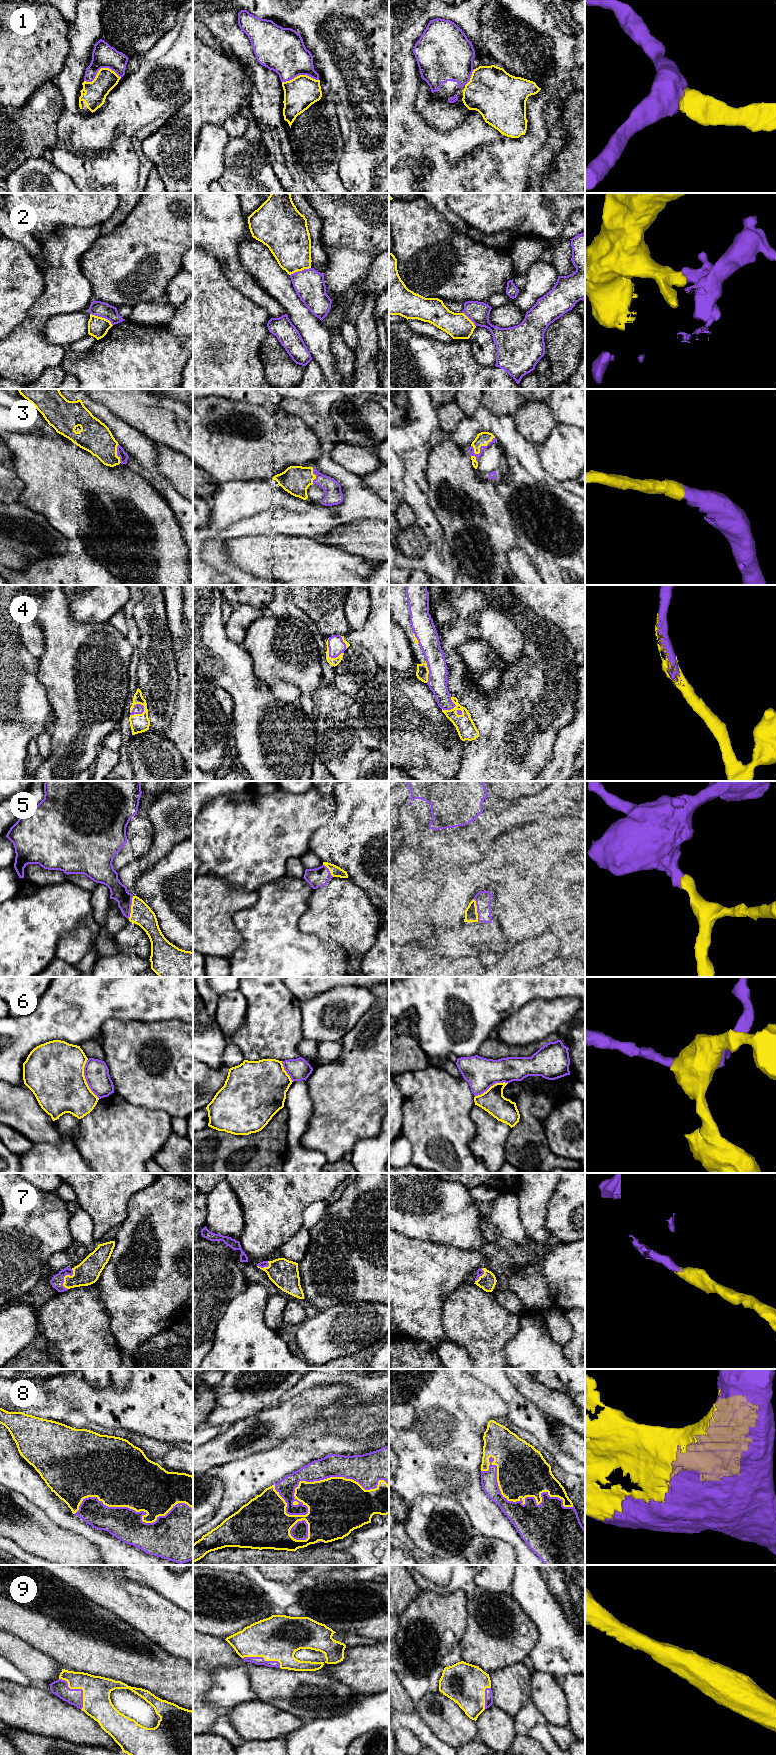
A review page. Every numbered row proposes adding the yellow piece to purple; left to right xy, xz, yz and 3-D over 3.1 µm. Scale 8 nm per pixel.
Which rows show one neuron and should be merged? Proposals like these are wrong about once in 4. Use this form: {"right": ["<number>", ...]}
{"right": ["1", "3", "4", "5", "7", "8", "9"]}

